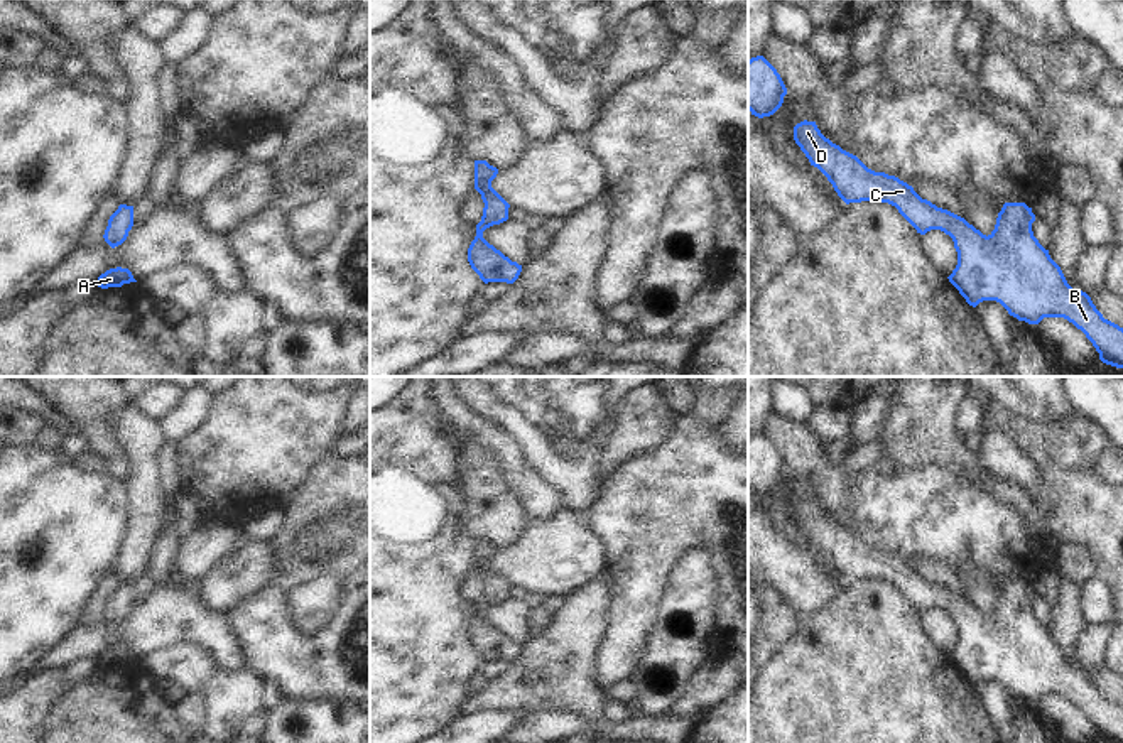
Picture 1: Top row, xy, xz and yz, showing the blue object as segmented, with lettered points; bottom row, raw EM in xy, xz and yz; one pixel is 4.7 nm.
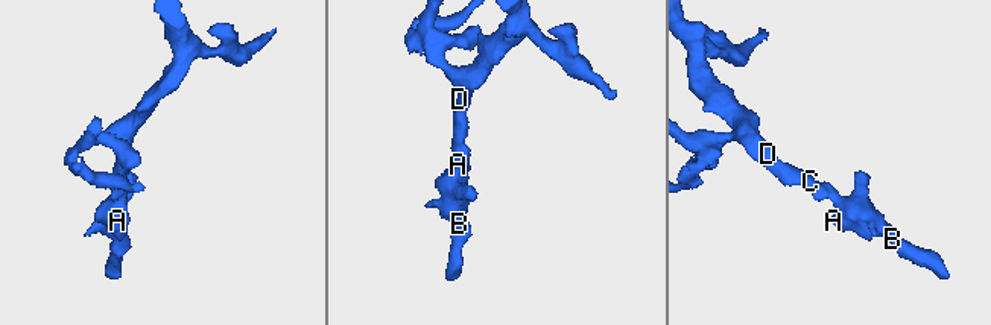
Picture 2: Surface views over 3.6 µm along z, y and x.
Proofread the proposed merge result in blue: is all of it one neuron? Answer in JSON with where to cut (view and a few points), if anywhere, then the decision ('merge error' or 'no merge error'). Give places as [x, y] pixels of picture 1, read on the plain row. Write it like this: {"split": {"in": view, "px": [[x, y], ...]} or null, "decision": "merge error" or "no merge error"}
{"split": null, "decision": "no merge error"}

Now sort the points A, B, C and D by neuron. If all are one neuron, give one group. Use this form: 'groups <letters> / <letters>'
groups A B C D

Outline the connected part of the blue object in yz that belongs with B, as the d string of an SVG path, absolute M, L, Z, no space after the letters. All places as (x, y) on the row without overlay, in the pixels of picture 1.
M816 500L797 502L794 518L811 544L827 556L846 583L861 579L888 581L917 611L925 613L930 608L941 608L949 613L958 630L958 643L947 657L969 684L976 686L983 679L996 679L1010 694L1028 702L1039 702L1044 696L1064 696L1086 713L1103 741L1123 743L1123 706L1104 697L1086 670L1067 662L1049 628L1033 615L1035 593L1025 581L1005 581L998 591L995 608L986 615L964 596L922 578L912 564L898 556L868 547L856 534L826 517Z

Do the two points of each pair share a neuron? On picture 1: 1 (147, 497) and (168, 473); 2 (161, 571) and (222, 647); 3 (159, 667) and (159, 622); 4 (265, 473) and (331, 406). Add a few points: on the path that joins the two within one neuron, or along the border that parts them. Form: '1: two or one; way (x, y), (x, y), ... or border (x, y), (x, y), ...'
1: two; border (161, 444), (156, 455), (156, 477), (168, 498)
2: two; border (169, 581), (154, 585)
3: two; border (198, 644), (174, 642), (139, 661)
4: one; way (281, 456), (314, 423)

